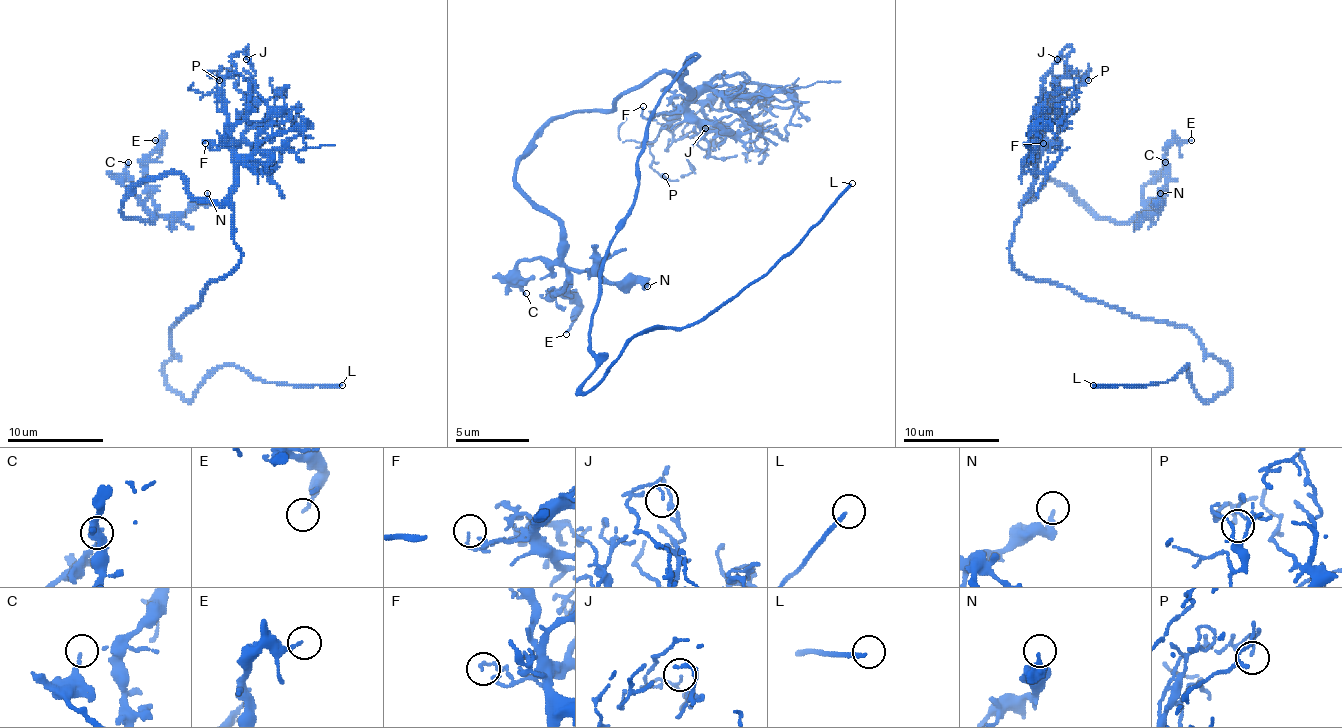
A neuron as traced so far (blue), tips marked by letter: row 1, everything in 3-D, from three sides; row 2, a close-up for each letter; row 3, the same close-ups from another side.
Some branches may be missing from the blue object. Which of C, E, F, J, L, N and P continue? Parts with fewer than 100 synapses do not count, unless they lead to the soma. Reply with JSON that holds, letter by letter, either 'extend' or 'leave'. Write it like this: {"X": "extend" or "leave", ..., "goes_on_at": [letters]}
{"C": "leave", "E": "leave", "F": "leave", "J": "leave", "L": "extend", "N": "leave", "P": "leave", "goes_on_at": ["L"]}

